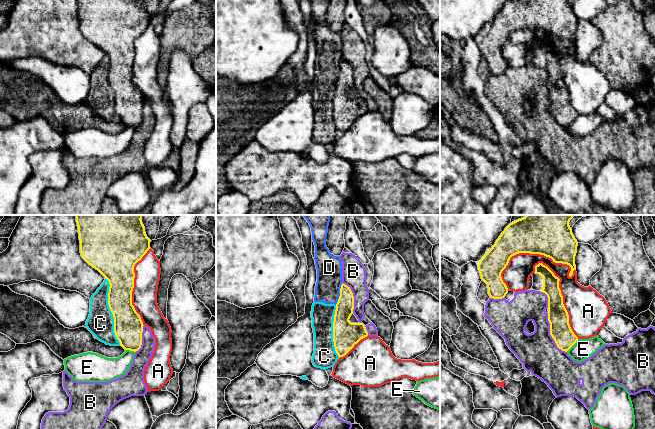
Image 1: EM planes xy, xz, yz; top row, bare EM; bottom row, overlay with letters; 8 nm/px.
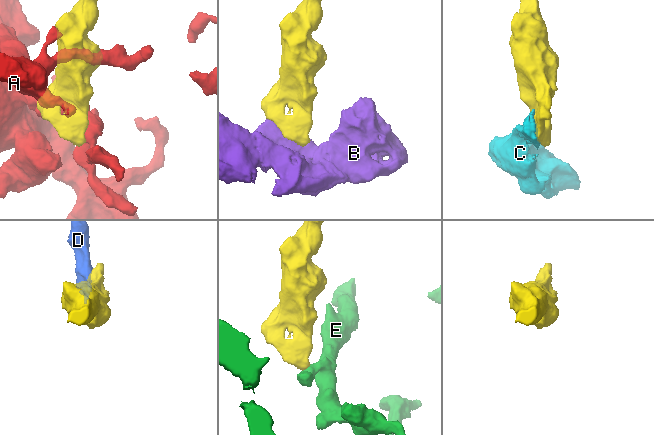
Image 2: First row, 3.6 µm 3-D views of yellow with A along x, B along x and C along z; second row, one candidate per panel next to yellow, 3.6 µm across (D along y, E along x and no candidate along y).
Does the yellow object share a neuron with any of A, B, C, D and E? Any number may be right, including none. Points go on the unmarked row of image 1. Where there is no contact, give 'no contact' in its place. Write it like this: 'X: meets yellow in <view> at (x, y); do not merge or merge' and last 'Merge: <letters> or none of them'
A: meets yellow in yz at (534, 29); do not merge
B: meets yellow in yz at (550, 110); do not merge
C: meets yellow in xy at (111, 87); do not merge
D: meets yellow in xz at (340, 70); do not merge
E: meets yellow in yz at (572, 121); do not merge
Merge: none of them

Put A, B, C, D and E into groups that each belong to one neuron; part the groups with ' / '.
A / B C D / E

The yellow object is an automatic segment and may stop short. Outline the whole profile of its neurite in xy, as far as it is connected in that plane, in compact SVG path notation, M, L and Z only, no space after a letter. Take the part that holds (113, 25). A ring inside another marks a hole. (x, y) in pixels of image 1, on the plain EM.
M77 0L82 34L109 57L108 81L114 93L114 109L125 126L138 127L142 121L143 98L132 81L134 42L150 25L151 16L143 0Z

